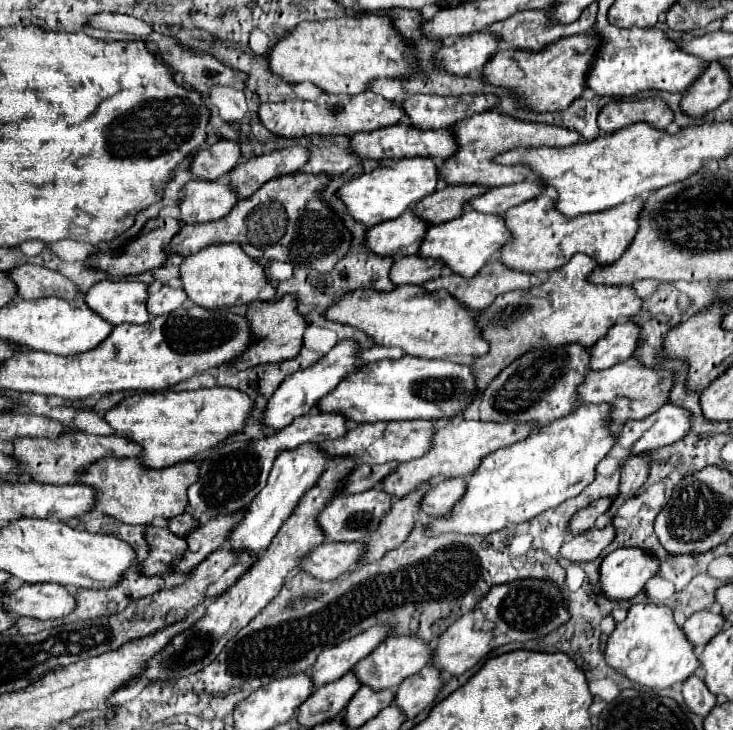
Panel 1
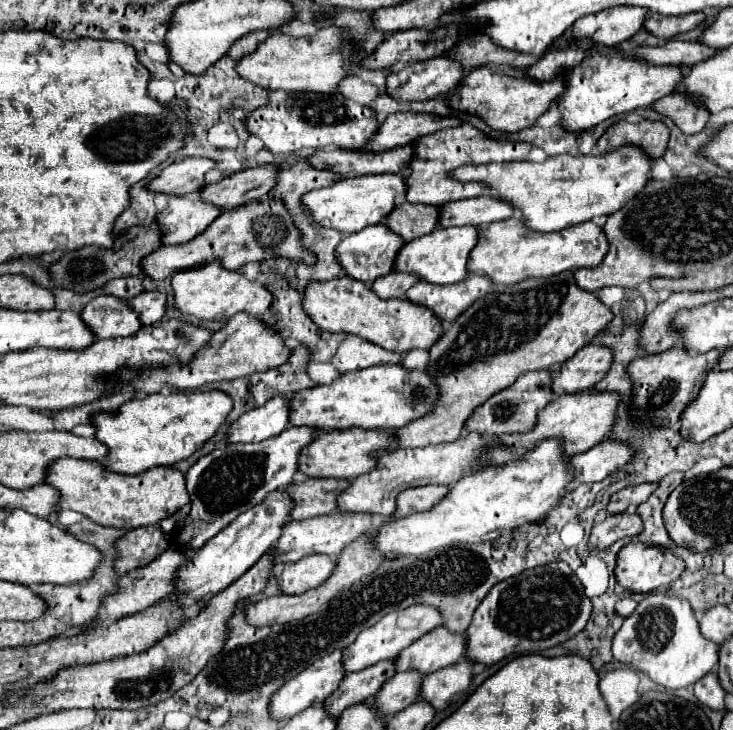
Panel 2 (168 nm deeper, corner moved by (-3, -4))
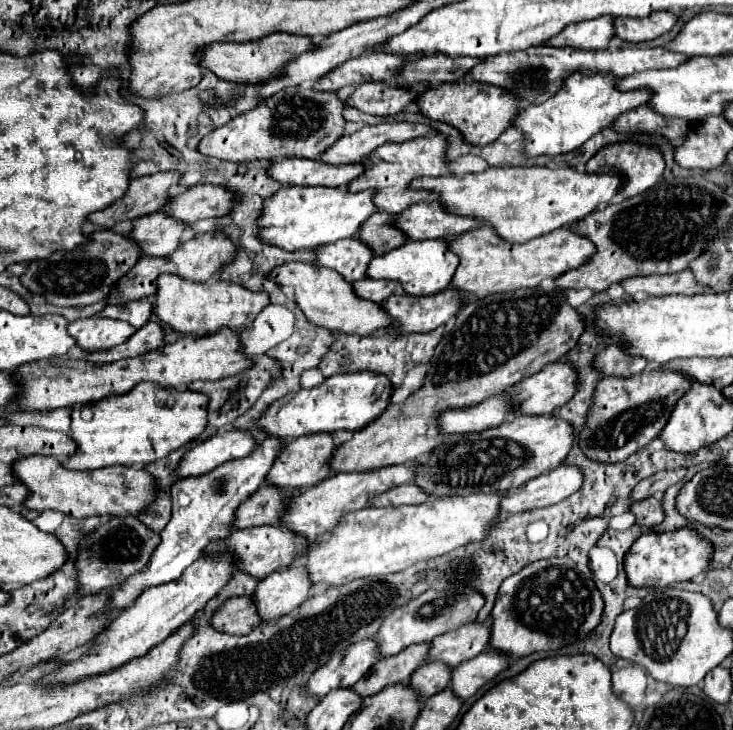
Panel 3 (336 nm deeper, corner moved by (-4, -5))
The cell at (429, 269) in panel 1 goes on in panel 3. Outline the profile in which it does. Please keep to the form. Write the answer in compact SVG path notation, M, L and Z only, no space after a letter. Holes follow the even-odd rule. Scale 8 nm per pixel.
M359 279L357 283L353 283L355 295L373 303L383 303L389 295L395 293L395 289L397 289L397 283L385 283L375 279Z

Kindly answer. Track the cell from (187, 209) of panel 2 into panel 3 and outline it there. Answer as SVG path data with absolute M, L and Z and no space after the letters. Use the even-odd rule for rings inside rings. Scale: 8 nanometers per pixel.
M151 213L133 221L129 239L133 239L143 255L163 257L179 247L179 237L187 229L181 221L165 213Z

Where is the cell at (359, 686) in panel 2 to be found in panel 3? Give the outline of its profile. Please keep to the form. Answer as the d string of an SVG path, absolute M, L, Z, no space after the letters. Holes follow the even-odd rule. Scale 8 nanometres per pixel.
M417 643L411 645L407 649L403 649L401 653L393 655L393 657L383 657L371 671L369 675L365 675L363 679L357 681L357 685L353 687L359 695L367 697L373 693L379 693L381 689L385 689L387 685L393 683L405 683L409 681L411 673L425 663L425 659L429 657L429 643Z

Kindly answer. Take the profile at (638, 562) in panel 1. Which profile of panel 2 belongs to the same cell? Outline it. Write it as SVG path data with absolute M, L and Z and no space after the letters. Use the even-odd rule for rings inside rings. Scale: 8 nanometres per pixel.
M630 542L618 552L614 576L616 584L632 594L646 594L656 588L666 588L684 570L684 562L676 556L666 556L666 550Z

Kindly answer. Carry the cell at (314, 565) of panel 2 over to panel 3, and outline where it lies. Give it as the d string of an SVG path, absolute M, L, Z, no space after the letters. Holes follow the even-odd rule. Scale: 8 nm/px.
M293 567L293 571L283 569L261 579L251 599L261 623L269 623L295 611L309 597L309 589L301 567Z

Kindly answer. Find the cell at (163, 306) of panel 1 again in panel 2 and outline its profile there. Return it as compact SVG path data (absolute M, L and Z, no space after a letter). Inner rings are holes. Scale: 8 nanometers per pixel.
M142 292L136 298L132 298L130 304L140 314L146 326L162 320L166 314L166 294L162 292Z

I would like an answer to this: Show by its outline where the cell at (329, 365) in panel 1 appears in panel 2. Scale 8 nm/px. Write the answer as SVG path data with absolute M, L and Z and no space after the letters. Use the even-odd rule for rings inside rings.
M292 396L270 398L264 406L240 416L228 430L228 442L262 442L288 428Z

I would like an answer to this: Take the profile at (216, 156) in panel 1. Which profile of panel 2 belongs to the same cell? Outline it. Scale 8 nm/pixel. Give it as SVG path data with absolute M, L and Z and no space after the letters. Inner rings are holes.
M182 158L180 162L166 166L160 176L148 184L148 188L174 196L198 194L206 186L204 174L212 168L216 168L216 162L210 158Z

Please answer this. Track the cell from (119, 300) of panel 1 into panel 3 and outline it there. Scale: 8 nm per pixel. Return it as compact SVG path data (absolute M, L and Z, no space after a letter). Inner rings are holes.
M89 317L73 321L67 331L83 351L93 353L93 351L107 351L125 343L125 339L133 335L135 327L115 319Z

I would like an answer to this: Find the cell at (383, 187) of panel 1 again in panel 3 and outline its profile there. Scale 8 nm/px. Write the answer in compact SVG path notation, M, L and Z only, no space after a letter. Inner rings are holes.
M283 187L263 203L257 217L259 239L265 245L273 245L283 251L299 251L355 237L361 223L377 211L371 199L373 191L349 193L345 187Z

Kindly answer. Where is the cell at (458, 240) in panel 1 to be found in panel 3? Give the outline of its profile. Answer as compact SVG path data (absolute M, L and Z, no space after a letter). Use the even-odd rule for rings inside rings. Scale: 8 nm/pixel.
M429 239L429 241L407 241L405 245L381 255L373 257L367 267L369 279L385 279L385 281L397 281L401 283L403 291L413 297L423 295L435 295L439 291L445 291L453 279L453 273L457 269L457 255L453 255L447 249L445 239Z

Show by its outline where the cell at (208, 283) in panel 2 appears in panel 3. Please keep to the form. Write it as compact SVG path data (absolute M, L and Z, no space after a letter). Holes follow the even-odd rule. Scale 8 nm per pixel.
M159 275L157 277L157 293L155 293L155 315L179 333L215 333L223 327L233 331L245 331L249 323L261 313L263 307L269 305L269 295L263 291L253 293L245 291L245 287L237 283L225 281L209 281L209 283L189 283L185 279L177 279L177 275Z

